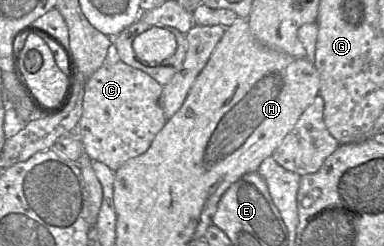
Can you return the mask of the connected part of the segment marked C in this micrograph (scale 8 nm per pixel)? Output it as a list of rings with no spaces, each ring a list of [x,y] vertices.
[[[111,56],[85,82],[82,114],[76,132],[85,154],[92,161],[105,164],[113,172],[129,159],[143,154],[168,121],[161,106],[162,93],[163,86],[151,76]]]

